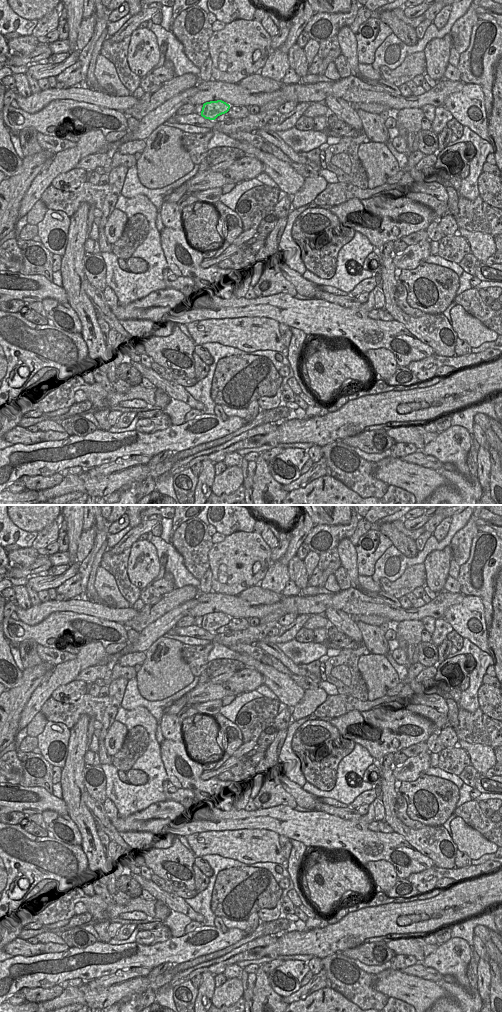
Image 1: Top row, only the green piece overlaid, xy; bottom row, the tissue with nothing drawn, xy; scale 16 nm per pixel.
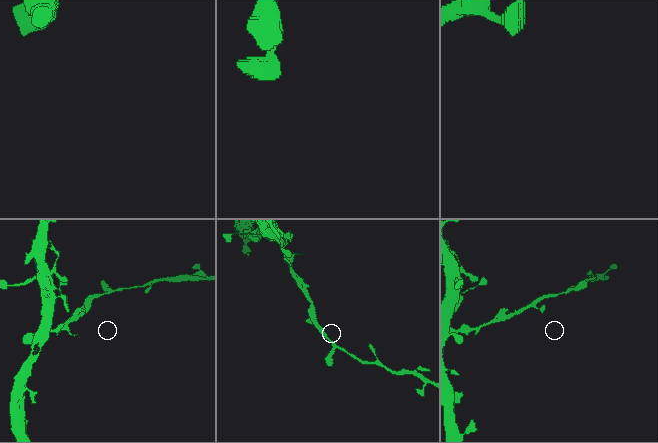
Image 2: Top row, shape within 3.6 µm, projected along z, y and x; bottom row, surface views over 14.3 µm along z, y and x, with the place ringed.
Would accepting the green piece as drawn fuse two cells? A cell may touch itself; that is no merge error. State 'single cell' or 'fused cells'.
fused cells

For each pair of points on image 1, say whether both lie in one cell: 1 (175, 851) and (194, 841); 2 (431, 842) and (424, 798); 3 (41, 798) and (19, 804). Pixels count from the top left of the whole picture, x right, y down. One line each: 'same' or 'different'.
1: different
2: different
3: same

